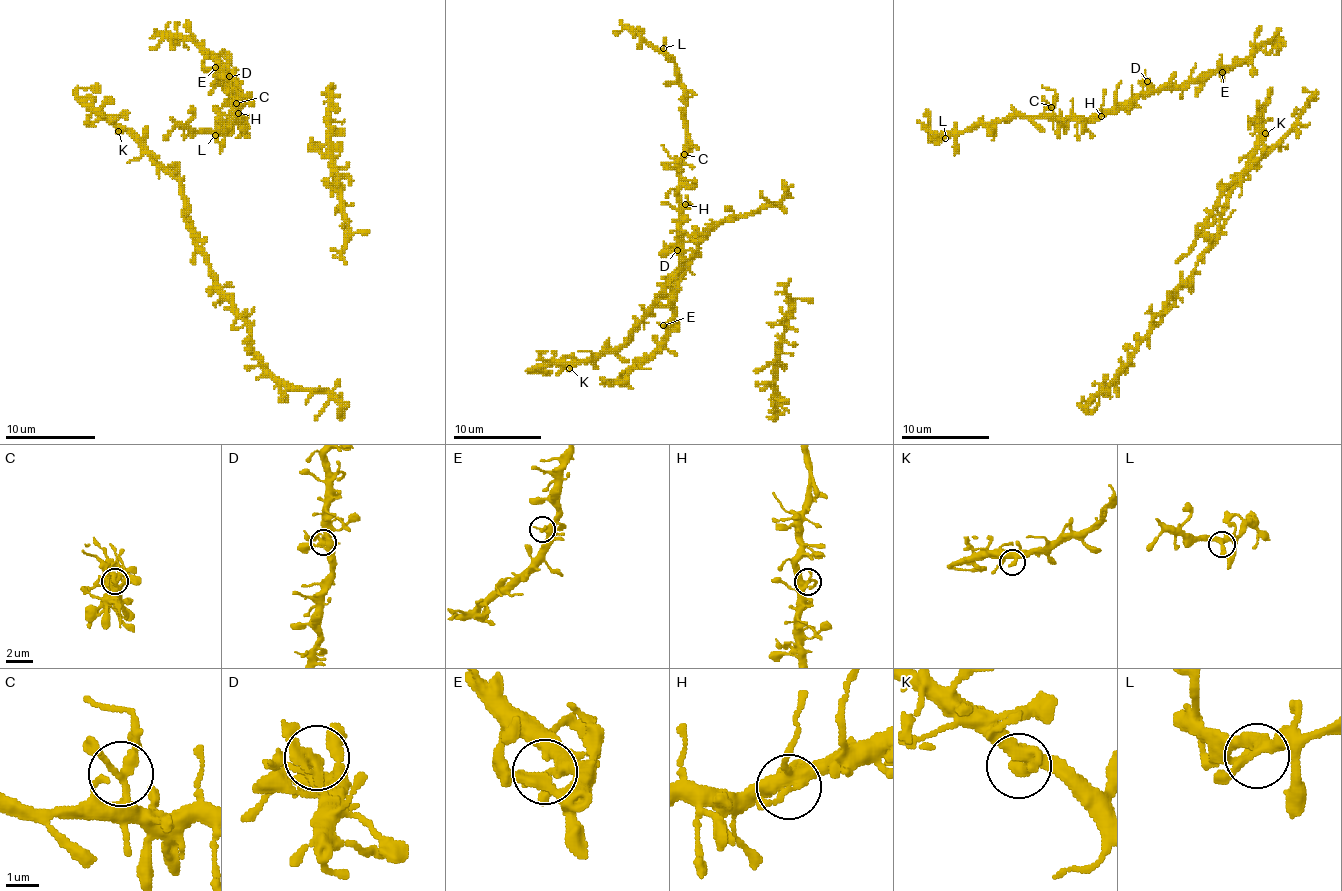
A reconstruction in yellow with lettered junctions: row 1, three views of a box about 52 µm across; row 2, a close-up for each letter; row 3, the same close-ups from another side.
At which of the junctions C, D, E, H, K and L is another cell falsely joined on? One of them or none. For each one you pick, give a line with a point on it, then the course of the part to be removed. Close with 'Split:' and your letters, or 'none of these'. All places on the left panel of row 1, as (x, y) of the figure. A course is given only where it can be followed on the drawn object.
C: Place: (236, 103). Course of the part to remove: (236, 104), (224, 88), (213, 81)
Split: C

